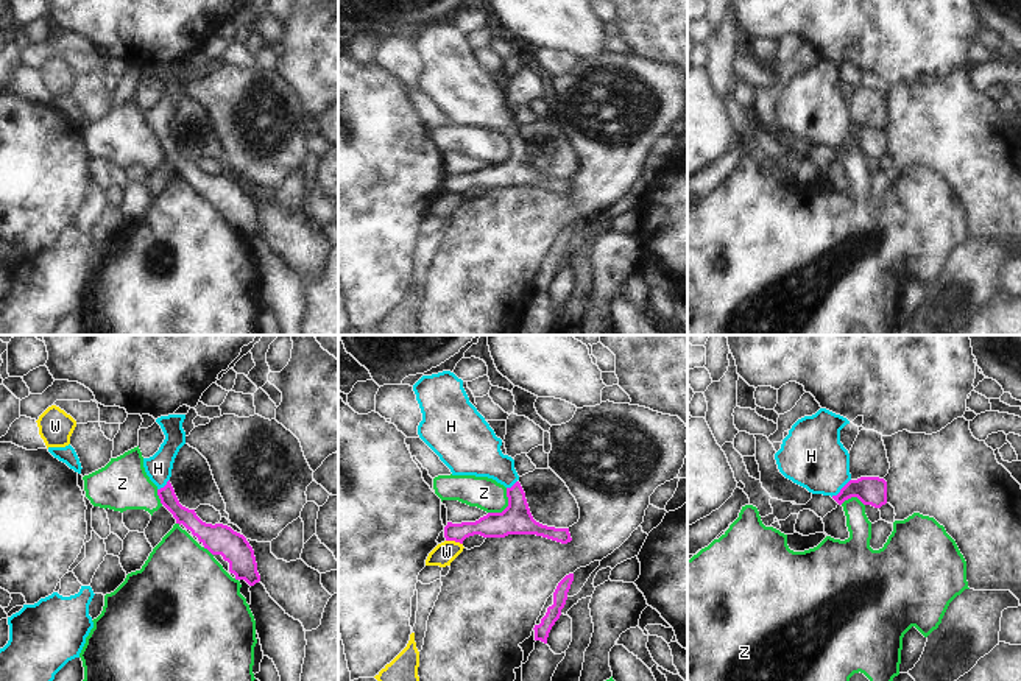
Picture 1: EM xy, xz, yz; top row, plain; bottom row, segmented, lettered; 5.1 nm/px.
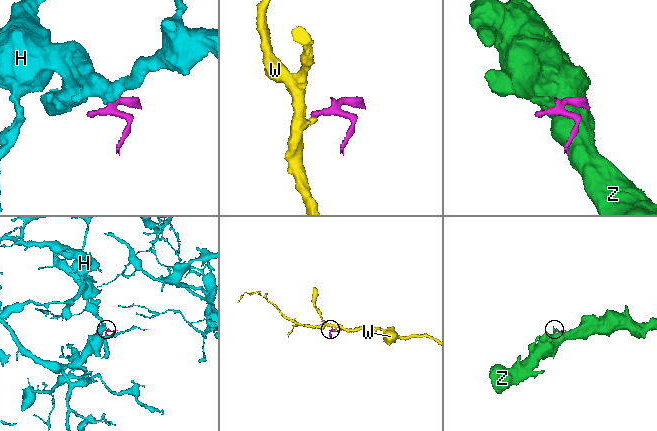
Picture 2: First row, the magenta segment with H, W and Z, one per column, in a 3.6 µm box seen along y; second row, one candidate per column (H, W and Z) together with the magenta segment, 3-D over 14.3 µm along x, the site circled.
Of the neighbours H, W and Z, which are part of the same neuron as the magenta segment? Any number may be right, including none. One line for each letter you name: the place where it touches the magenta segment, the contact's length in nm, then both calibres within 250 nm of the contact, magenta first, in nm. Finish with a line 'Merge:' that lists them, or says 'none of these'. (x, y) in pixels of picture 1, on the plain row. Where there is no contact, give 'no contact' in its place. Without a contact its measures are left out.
H: meets magenta in yz at (840, 141); contact 140 nm long; 140 nm thick on the magenta side, 320 nm on the other
Merge: H

